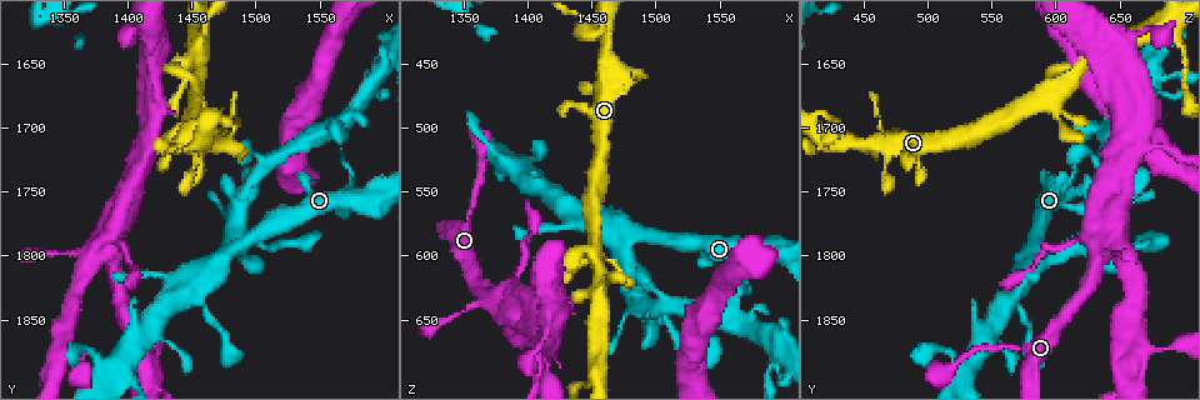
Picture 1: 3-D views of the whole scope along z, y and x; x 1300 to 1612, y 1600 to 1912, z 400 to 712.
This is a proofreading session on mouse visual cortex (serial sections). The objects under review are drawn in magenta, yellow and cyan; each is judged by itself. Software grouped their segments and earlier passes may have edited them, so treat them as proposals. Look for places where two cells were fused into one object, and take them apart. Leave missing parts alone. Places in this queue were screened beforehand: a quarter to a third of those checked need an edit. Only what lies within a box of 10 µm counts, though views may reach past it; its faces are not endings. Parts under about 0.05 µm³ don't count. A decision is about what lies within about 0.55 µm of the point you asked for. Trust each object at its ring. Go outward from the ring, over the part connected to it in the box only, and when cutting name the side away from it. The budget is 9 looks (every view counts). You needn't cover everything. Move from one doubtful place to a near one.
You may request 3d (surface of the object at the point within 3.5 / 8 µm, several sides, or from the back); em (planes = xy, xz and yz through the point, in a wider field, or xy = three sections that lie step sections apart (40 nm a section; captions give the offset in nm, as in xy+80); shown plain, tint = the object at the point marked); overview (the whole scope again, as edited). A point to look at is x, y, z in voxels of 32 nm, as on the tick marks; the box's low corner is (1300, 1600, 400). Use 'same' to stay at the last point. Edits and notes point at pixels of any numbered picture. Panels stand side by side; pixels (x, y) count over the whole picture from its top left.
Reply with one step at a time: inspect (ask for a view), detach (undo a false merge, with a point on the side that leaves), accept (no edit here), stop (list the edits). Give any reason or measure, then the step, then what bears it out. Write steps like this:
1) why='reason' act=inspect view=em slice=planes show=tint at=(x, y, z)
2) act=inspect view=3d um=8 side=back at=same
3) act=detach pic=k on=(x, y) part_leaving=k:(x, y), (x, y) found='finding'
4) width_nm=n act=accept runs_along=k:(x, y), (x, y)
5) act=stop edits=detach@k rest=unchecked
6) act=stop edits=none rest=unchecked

why='three arms meet' act=inspect view=3d um=3.5 at=(1480, 1794, 584)

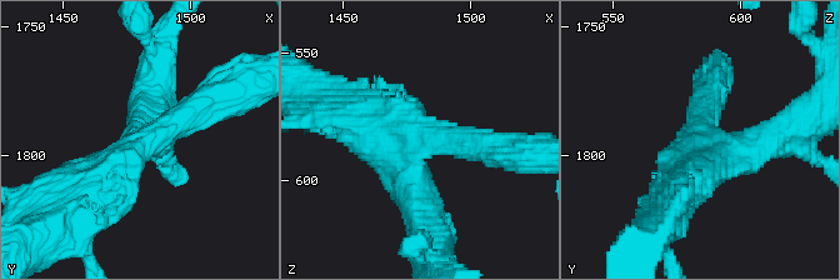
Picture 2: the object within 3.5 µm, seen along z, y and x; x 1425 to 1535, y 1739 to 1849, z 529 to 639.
arms=3 arm_widths_nm=400,450,500 act=inspect view=em slice=planes show=tint at=(1479, 1795, 582)

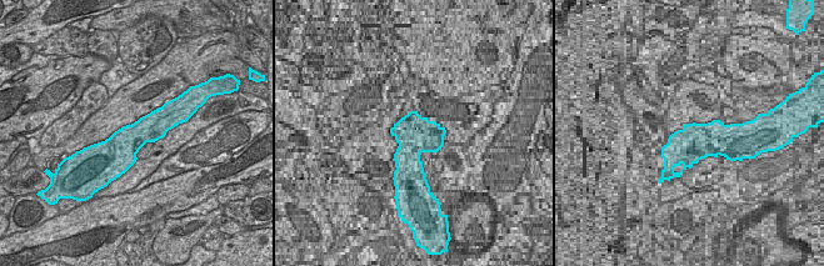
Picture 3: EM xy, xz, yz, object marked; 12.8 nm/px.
act=inspect view=em slice=xy step=1 show=tint at=same

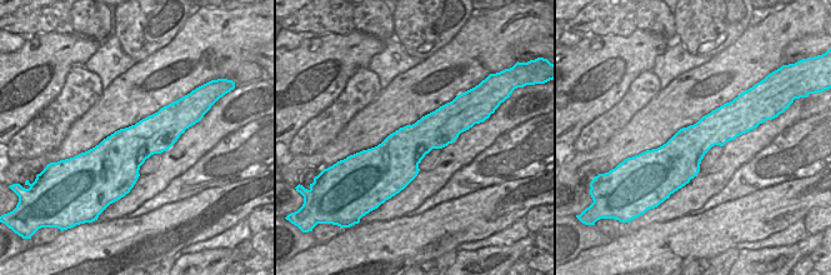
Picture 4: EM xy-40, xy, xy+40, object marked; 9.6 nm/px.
width_nm=420 act=accept runs_along=2:(486, 146), (414, 140), (421, 211) found='one cell here'

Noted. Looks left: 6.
why='thick turns thin' act=inspect view=3d um=3.5 at=(1474, 1716, 456)

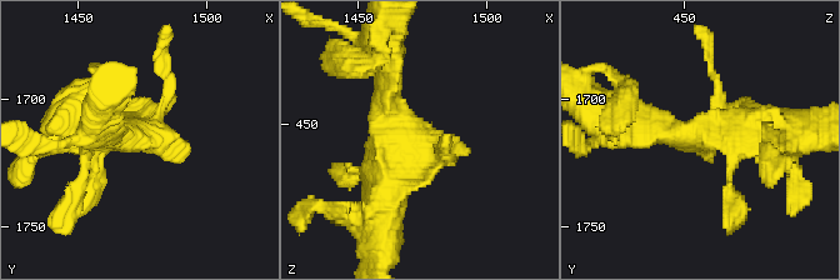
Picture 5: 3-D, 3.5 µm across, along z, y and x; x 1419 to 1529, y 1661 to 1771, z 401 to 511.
why='now the EM' act=inspect view=em slice=xy step=3 show=tint at=(1475, 1715, 457)

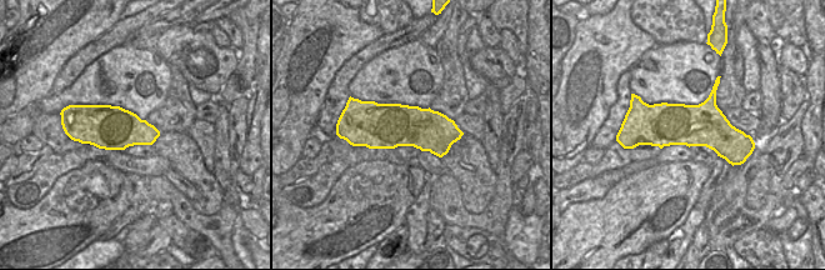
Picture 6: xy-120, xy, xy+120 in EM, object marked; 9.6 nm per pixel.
act=accept runs_along=5:(383, 219), (395, 155), (468, 151) found='one cell here'

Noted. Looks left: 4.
why='three arms meet' act=inspect view=3d um=3.5 at=(1454, 1640, 632)

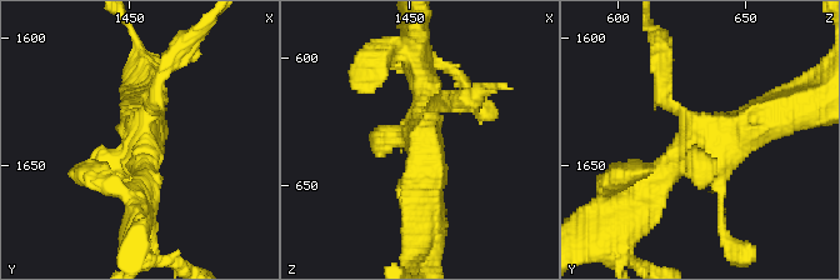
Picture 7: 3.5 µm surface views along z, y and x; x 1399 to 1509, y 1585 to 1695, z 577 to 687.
act=inspect view=em slice=xy step=1 show=plain at=(1456, 1641, 631)

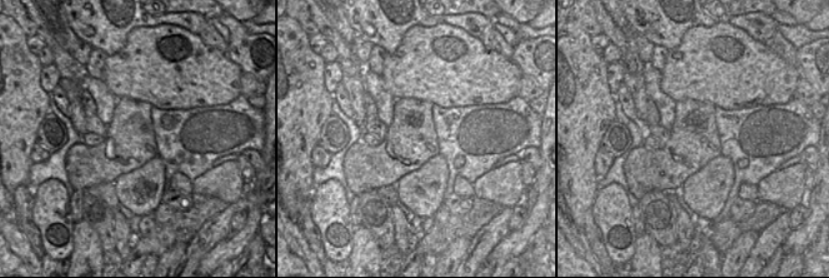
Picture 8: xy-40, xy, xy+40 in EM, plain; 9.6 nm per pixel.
why='where the object lies' act=inspect view=em slice=xy step=1 show=tint at=same

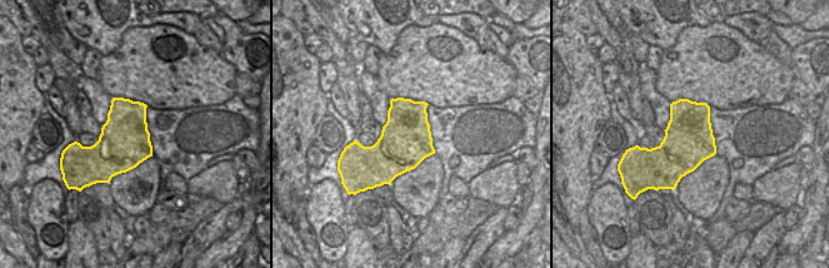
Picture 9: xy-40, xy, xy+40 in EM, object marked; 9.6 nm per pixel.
width_nm=500 act=detach pic=7 on=(165, 71) part_leaving=7:(150, 108), (174, 54), (204, 39) found='a second cell is stuck on'

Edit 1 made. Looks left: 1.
act=stop edits=detach@7 rest=unchecked

